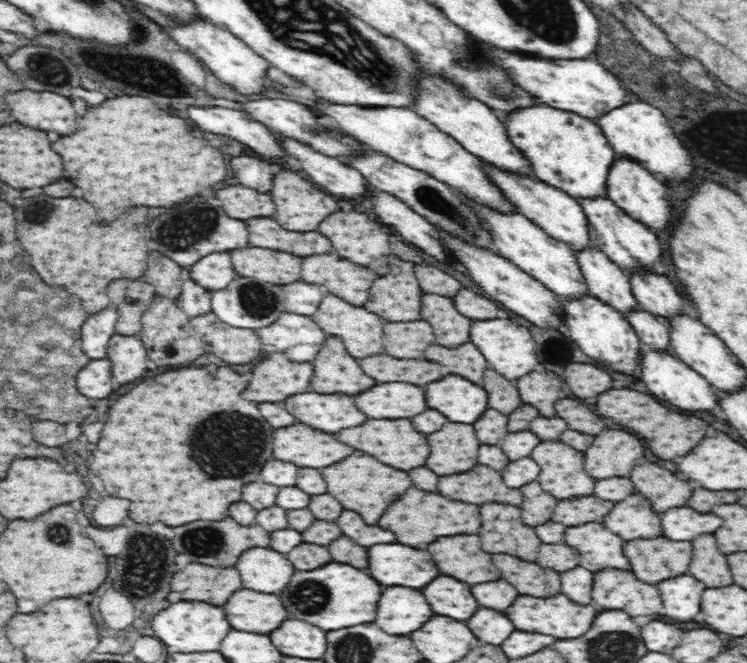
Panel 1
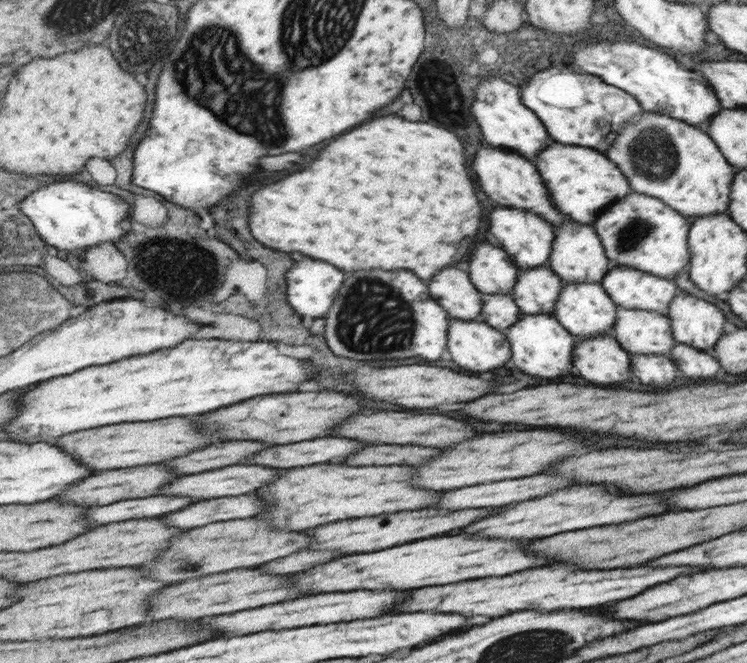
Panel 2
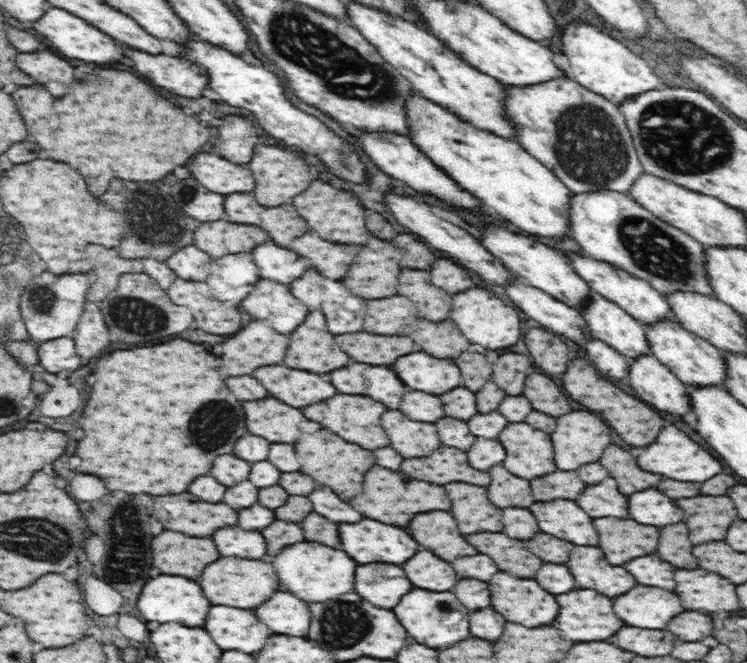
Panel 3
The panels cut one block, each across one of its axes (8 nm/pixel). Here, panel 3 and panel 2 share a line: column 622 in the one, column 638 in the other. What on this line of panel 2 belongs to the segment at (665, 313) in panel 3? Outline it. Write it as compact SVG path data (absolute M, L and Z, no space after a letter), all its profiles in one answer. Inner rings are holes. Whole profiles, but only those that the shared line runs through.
M612 264L601 285L617 306L666 315L675 299L675 282L636 268Z

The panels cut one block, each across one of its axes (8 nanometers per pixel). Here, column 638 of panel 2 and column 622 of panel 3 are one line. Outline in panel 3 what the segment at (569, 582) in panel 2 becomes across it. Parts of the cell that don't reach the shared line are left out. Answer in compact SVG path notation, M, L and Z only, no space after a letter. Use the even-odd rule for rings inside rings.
M576 546L566 566L574 574L578 588L594 588L606 596L620 596L636 586L634 576L622 566L608 564L598 546Z

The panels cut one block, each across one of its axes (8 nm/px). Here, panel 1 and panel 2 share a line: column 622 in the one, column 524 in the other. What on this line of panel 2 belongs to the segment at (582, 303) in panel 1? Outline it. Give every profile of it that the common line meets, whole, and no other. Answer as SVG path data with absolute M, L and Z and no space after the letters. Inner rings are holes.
M525 314L519 316L519 322L513 324L504 334L511 344L513 361L516 368L524 374L538 378L558 378L574 372L574 348L576 337L550 314Z

